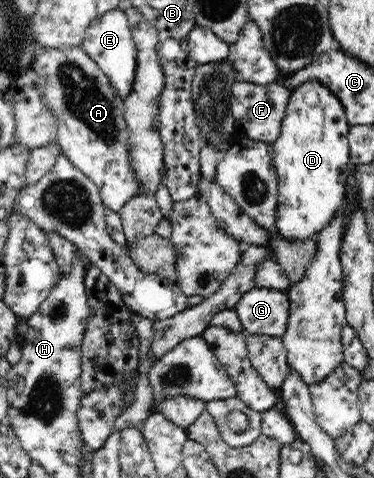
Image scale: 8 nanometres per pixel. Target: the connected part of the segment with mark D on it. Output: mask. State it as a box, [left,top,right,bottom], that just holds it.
[272,79,349,242]

